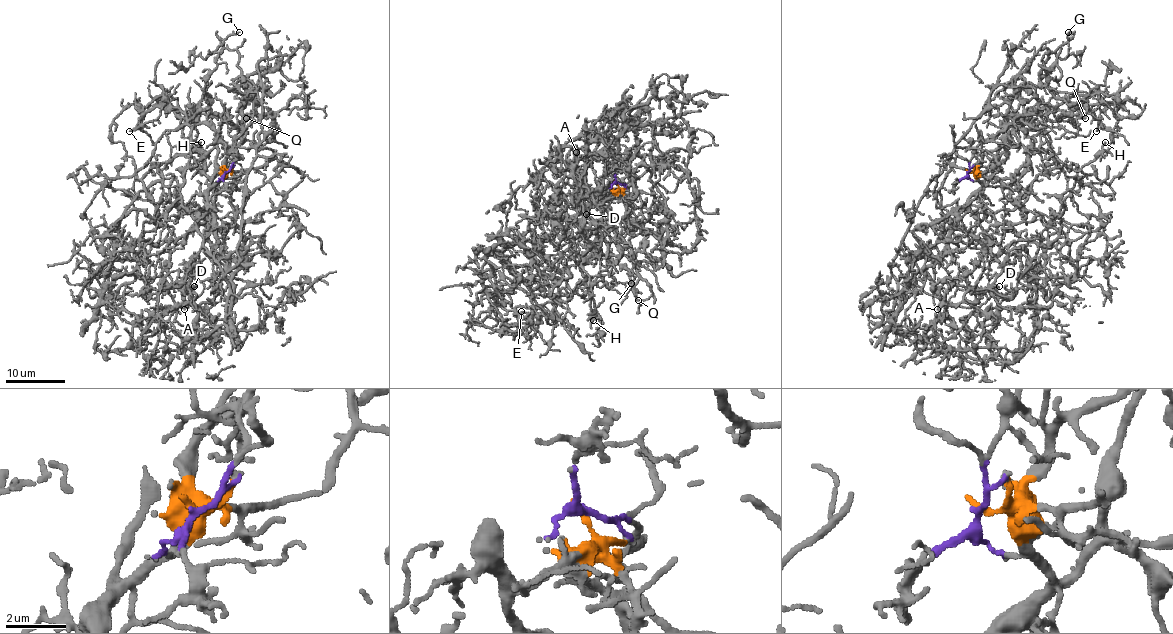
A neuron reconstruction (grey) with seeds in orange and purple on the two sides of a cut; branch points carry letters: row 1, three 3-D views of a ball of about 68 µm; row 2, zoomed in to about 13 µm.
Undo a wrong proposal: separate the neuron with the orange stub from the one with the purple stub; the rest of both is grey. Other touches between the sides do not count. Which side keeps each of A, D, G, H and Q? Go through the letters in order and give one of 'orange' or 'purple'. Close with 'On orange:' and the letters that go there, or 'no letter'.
A: orange
D: orange
G: purple
H: orange
Q: orange
On orange: A, D, H, Q

